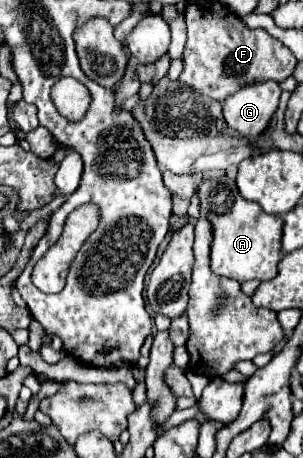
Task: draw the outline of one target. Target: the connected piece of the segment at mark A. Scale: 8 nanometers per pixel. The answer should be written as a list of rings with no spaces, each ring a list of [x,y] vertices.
[[[234,175],[208,177],[198,187],[200,213],[212,223],[212,245],[210,245],[210,265],[216,275],[230,277],[236,281],[248,279],[274,279],[278,273],[278,261],[282,257],[282,217],[270,217],[262,213],[262,207],[246,201],[238,187]]]

